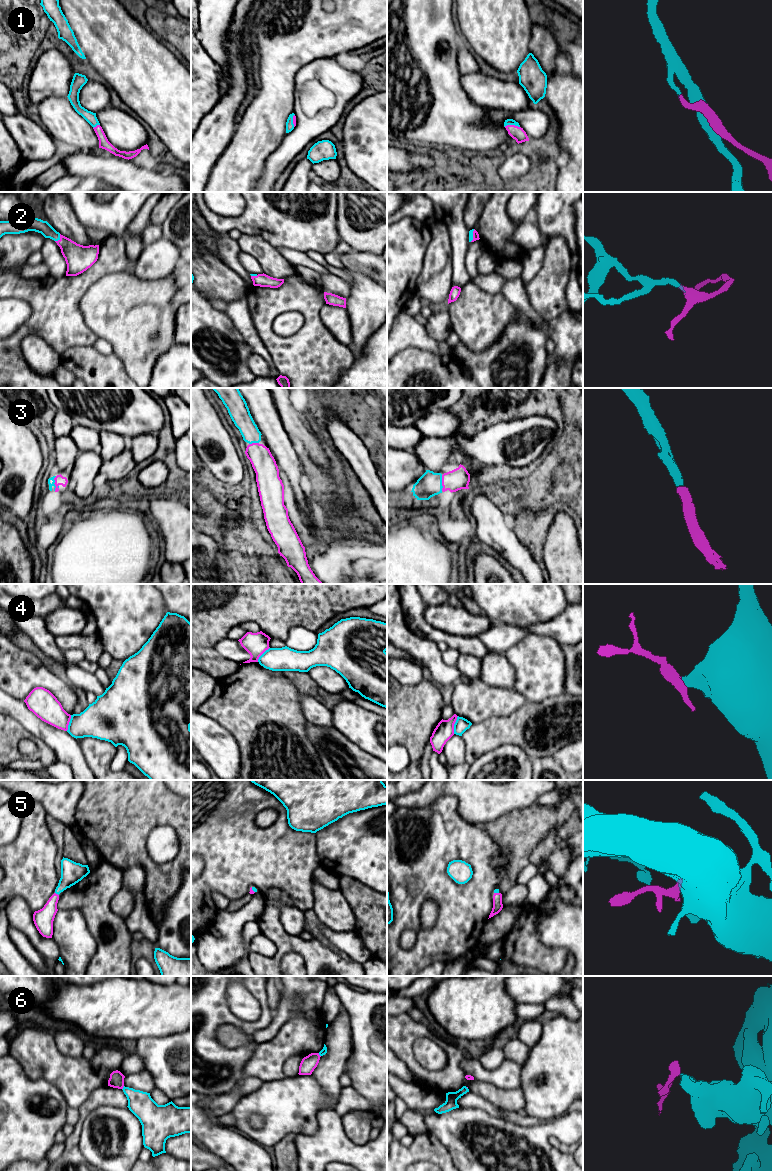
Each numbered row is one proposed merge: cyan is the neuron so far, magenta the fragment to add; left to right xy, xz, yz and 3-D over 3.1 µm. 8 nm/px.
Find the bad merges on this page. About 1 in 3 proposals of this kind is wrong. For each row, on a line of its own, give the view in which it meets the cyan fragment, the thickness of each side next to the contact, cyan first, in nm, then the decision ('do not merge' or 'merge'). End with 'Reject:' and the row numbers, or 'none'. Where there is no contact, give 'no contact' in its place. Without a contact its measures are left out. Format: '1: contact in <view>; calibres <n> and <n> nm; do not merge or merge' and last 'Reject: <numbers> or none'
1: contact in yz; calibres 50 and 110 nm; merge
2: contact in xy; calibres 110 and 220 nm; merge
3: contact in xy; calibres 60 and 80 nm; merge
4: contact in yz; calibres 110 and 150 nm; do not merge
5: contact in xy; calibres 180 and 160 nm; merge
6: contact in xy; calibres 200 and 120 nm; do not merge
Reject: 4, 6

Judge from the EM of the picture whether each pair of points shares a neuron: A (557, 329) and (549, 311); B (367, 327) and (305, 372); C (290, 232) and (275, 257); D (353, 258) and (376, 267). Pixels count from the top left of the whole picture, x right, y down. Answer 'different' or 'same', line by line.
A: different
B: different
C: different
D: same

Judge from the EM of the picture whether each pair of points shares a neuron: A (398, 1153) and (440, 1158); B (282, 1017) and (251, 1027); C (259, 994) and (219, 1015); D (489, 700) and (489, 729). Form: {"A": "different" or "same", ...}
{"A": "same", "B": "different", "C": "same", "D": "different"}

